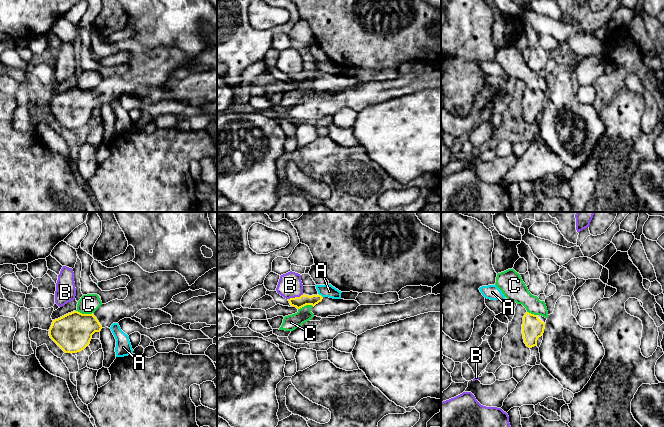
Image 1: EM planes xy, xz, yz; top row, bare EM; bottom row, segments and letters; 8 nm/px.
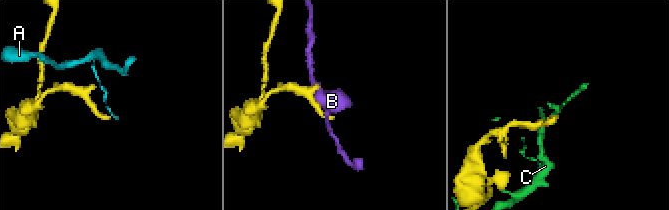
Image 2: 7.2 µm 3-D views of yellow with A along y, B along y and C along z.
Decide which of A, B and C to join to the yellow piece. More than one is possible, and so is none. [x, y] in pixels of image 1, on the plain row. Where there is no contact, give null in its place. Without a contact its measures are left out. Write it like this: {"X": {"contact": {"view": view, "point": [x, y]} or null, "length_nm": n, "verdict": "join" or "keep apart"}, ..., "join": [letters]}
{"A": {"contact": {"view": "xz", "point": [320, 71]}, "length_nm": 50, "verdict": "keep apart"}, "B": {"contact": {"view": "xz", "point": [295, 73]}, "length_nm": 130, "verdict": "keep apart"}, "C": {"contact": {"view": "xy", "point": [84, 90]}, "length_nm": 140, "verdict": "keep apart"}, "join": []}

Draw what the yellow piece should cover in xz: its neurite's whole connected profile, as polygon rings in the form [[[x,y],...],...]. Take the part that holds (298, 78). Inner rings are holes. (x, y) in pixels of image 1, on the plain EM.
[[[301,71],[288,75],[291,82],[300,85],[306,81],[312,81],[311,88],[314,92],[326,94],[328,92],[340,92],[355,87],[360,80],[355,76],[333,75],[321,71]]]

